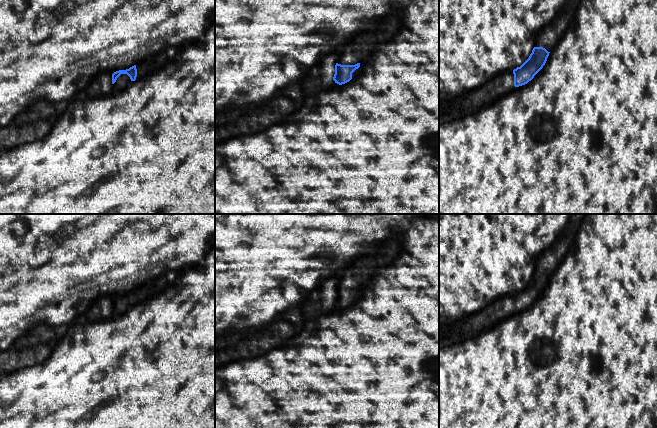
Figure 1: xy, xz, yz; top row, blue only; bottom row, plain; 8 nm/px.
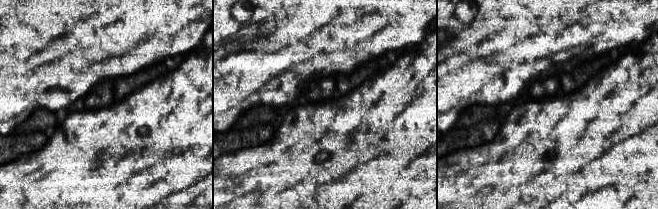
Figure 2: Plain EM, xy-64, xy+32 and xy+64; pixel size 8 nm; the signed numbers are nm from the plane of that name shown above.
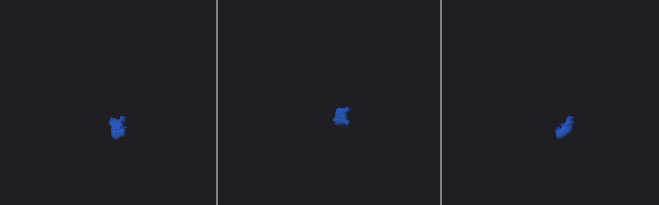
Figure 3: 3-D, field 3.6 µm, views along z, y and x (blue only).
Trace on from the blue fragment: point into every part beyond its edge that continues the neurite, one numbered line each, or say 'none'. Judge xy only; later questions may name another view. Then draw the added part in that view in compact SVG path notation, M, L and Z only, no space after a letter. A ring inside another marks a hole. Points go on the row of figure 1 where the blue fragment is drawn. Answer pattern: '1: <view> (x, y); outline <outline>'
1: xy (123, 79); outline M121 74L117 78L116 82L113 84L113 88L122 89L130 82L132 82L132 81L131 81L130 77L127 74Z

